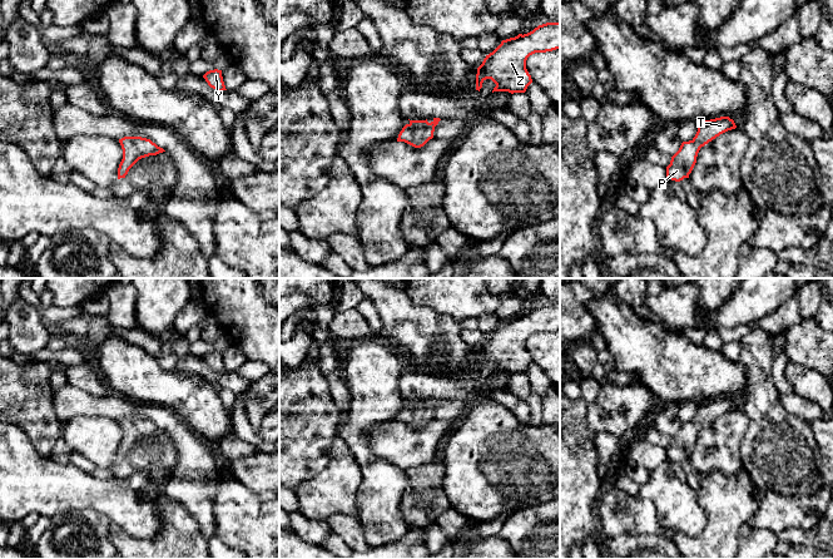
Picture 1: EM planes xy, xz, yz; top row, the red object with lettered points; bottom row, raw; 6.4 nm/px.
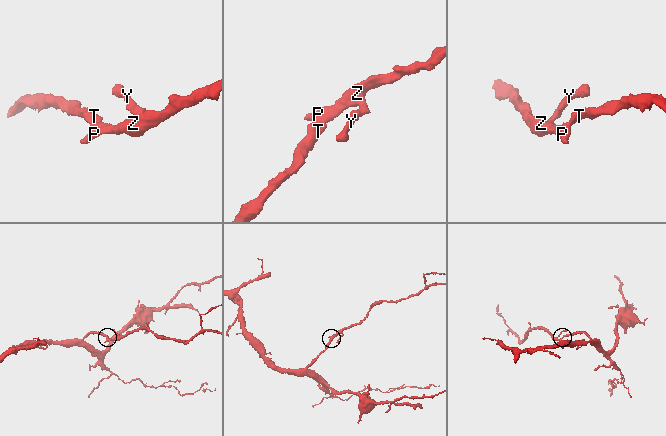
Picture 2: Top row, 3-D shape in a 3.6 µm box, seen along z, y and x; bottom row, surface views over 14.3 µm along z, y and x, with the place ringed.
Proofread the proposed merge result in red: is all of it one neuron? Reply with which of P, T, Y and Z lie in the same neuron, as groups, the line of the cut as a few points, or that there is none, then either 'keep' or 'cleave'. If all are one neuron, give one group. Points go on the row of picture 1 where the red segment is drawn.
P T Y Z | no cut | keep

